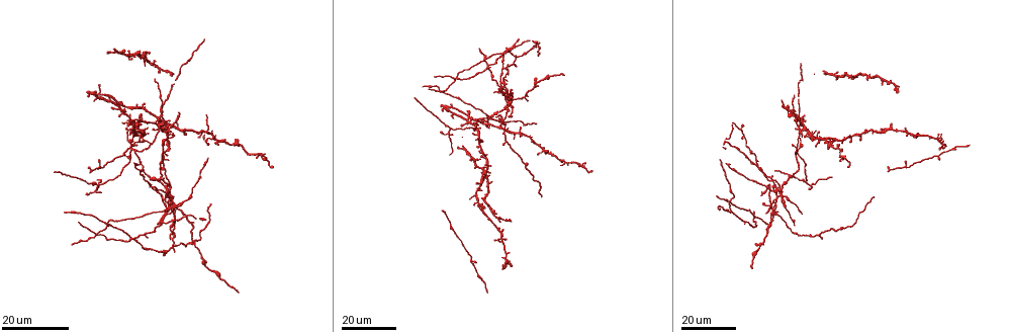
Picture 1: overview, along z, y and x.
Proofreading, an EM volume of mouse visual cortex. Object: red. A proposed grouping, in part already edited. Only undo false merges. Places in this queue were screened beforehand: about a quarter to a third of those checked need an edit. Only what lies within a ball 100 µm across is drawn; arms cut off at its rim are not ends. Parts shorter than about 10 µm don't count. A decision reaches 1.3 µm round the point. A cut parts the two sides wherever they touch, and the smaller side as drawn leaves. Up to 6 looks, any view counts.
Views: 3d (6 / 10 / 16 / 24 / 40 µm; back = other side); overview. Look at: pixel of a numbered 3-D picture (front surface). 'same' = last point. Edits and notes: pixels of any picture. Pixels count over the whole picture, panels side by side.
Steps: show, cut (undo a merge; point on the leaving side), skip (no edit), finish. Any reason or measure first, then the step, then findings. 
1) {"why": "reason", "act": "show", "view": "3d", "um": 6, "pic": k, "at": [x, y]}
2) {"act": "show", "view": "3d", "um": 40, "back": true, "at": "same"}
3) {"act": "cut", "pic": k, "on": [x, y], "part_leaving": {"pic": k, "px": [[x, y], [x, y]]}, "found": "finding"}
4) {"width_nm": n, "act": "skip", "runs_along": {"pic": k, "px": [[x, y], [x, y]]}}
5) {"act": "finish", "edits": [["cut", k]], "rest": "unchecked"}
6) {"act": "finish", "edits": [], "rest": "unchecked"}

{"why": "sudden change in width", "act": "show", "view": "3d", "um": 16, "pic": 1, "at": [502, 268]}

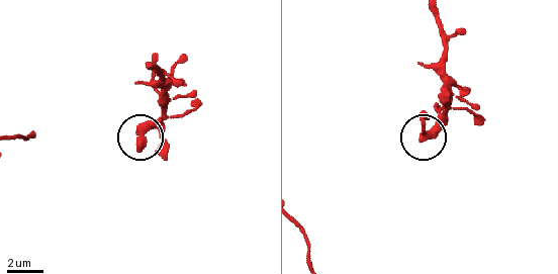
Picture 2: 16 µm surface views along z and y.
{"act": "show", "view": "3d", "um": 6, "pic": 2, "at": [138, 132]}

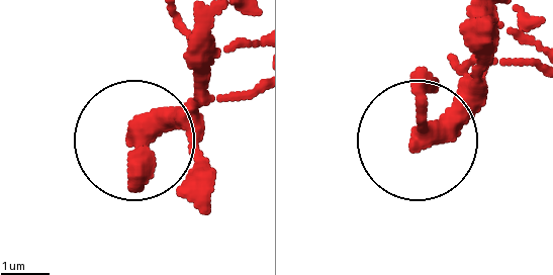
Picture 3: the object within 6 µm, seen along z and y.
{"width_nm": 310, "act": "skip", "runs_along": {"pic": 3, "px": [[192, 47], [188, 99], [135, 140]]}, "found": "continuous, no second neuron"}

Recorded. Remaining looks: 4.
{"act": "show", "view": "3d", "um": 24, "pic": 1, "at": [951, 150]}

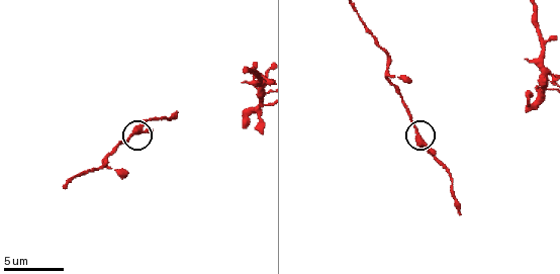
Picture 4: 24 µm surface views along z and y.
{"act": "show", "view": "3d", "um": 6, "pic": 4, "at": [419, 135]}

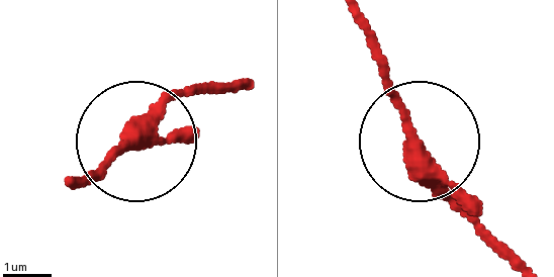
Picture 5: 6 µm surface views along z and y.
{"act": "skip", "found": "all the same neuron"}

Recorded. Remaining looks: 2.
{"why": "three arms meet", "act": "show", "view": "3d", "um": 24, "pic": 1, "at": [893, 128]}

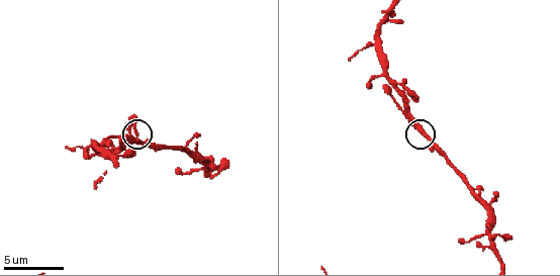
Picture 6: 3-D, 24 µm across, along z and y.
{"act": "show", "view": "3d", "um": 10, "pic": 6, "at": [419, 127]}

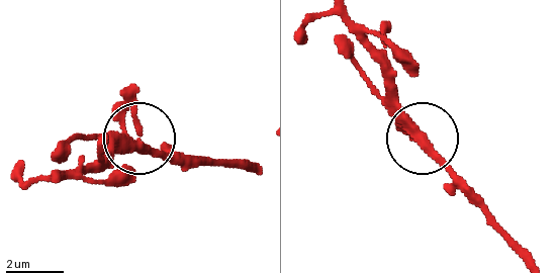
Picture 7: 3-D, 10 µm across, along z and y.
{"side_arm_um": 54, "act": "skip", "runs_along": {"pic": 7, "px": [[343, 15], [381, 66], [386, 88], [449, 187]]}, "found": "all the same neuron"}

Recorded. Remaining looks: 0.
{"act": "finish", "edits": [], "rest": "unchecked"}

